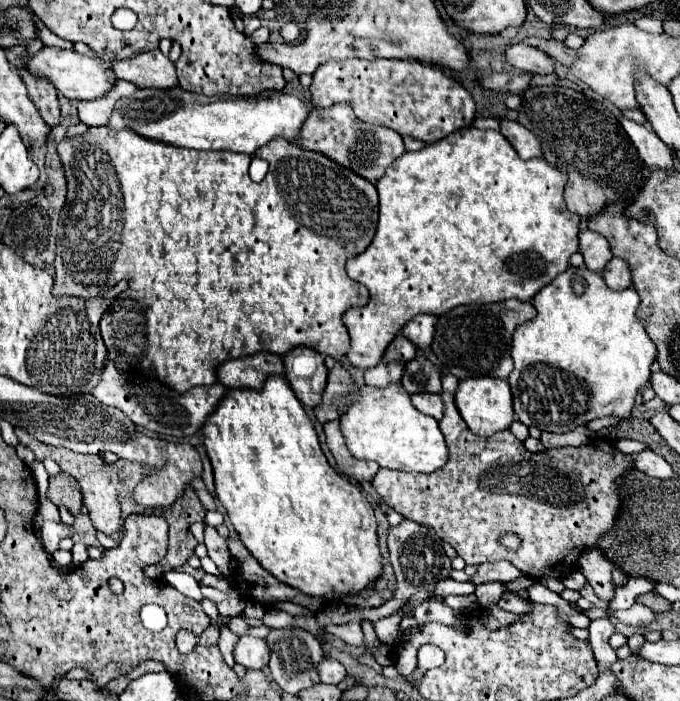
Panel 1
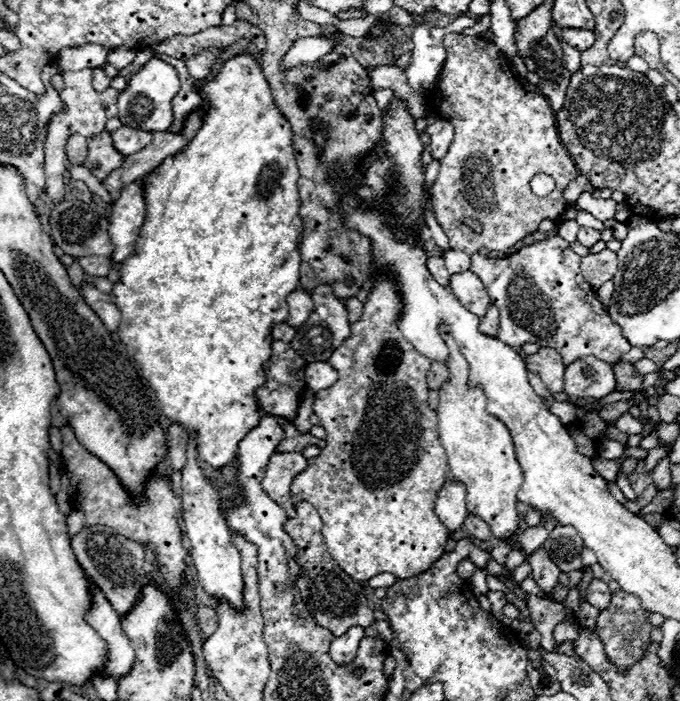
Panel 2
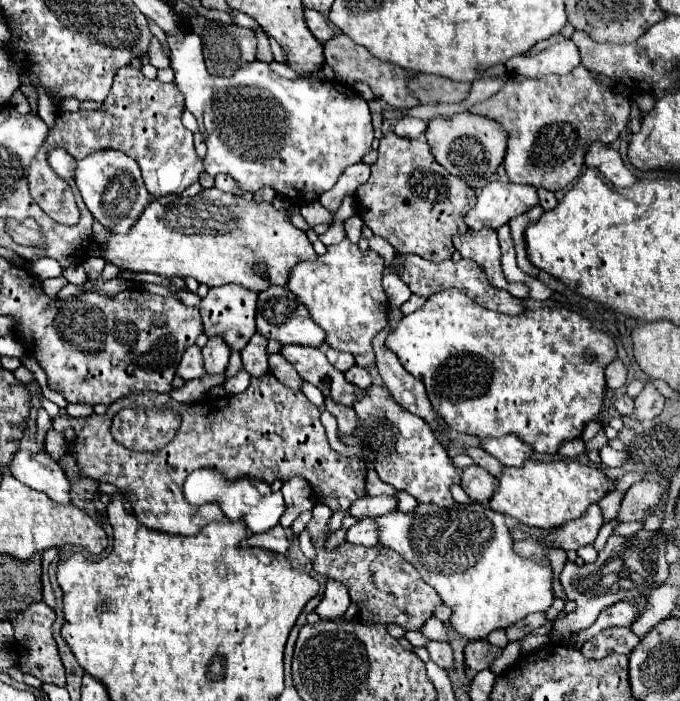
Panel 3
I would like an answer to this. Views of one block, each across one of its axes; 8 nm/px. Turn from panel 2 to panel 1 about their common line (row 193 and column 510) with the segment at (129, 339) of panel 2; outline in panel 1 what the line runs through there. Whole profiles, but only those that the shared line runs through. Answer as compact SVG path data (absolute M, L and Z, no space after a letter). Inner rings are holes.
M464 128L460 132L454 132L452 136L446 136L444 140L436 142L436 144L428 144L418 152L404 152L404 156L400 156L390 172L386 176L382 176L376 182L379 197L379 218L378 228L374 234L374 240L370 242L370 246L358 254L358 256L350 256L346 260L346 272L352 280L362 282L368 292L370 292L370 302L366 306L358 306L358 308L350 308L344 314L344 324L350 332L350 348L346 352L346 360L356 366L356 368L370 368L376 366L382 360L382 354L386 350L386 346L394 340L394 336L400 332L400 328L412 320L412 316L416 314L434 314L440 316L460 304L490 304L490 302L500 302L500 300L510 300L510 298L518 298L522 302L530 302L532 296L546 286L554 276L560 274L560 270L564 272L568 268L568 258L570 254L574 254L578 250L578 226L580 226L580 218L572 212L568 212L566 202L562 198L564 192L564 184L566 184L566 172L558 170L556 166L548 164L544 158L532 158L532 160L520 160L516 150L510 146L510 142L496 130L480 130L480 128Z

